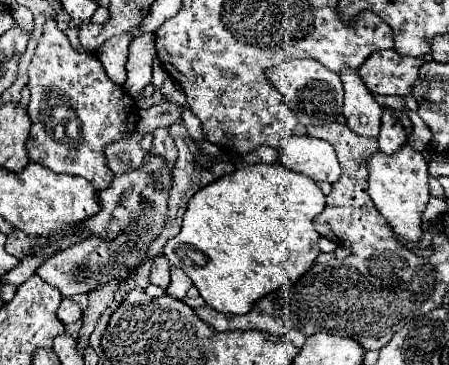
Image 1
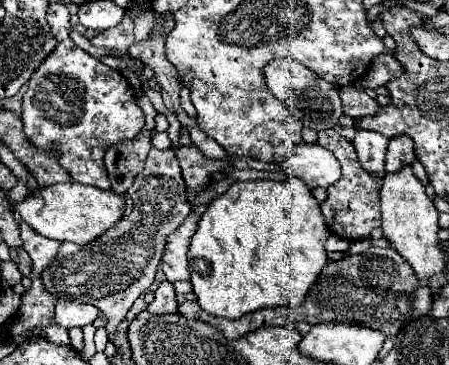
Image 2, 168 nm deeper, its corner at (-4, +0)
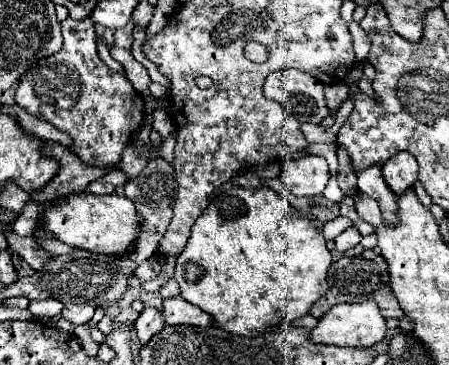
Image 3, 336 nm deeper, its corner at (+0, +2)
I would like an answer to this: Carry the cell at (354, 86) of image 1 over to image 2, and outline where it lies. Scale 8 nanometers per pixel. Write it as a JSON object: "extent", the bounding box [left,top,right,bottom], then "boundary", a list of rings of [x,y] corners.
{"extent":[354,133,388,177],"boundary":[[[358,133],[354,137],[354,149],[358,153],[358,161],[362,169],[372,173],[374,177],[384,177],[384,159],[386,159],[388,141],[380,133]]]}

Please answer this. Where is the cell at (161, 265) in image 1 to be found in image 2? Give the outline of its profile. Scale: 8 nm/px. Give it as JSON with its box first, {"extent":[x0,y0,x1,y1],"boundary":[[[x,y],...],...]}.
{"extent":[146,281,178,315],"boundary":[[[164,281],[164,283],[156,289],[154,295],[156,295],[154,301],[146,307],[148,313],[152,313],[152,315],[166,315],[166,313],[178,311],[178,309],[176,309],[176,307],[178,307],[178,303],[176,303],[176,291],[174,291],[174,287],[172,287],[170,281]]]}

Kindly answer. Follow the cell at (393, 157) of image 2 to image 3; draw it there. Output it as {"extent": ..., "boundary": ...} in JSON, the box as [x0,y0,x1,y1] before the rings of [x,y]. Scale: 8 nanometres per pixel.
{"extent":[382,151,418,193],"boundary":[[[400,151],[382,165],[382,175],[394,193],[404,193],[418,179],[418,163],[410,153]]]}

